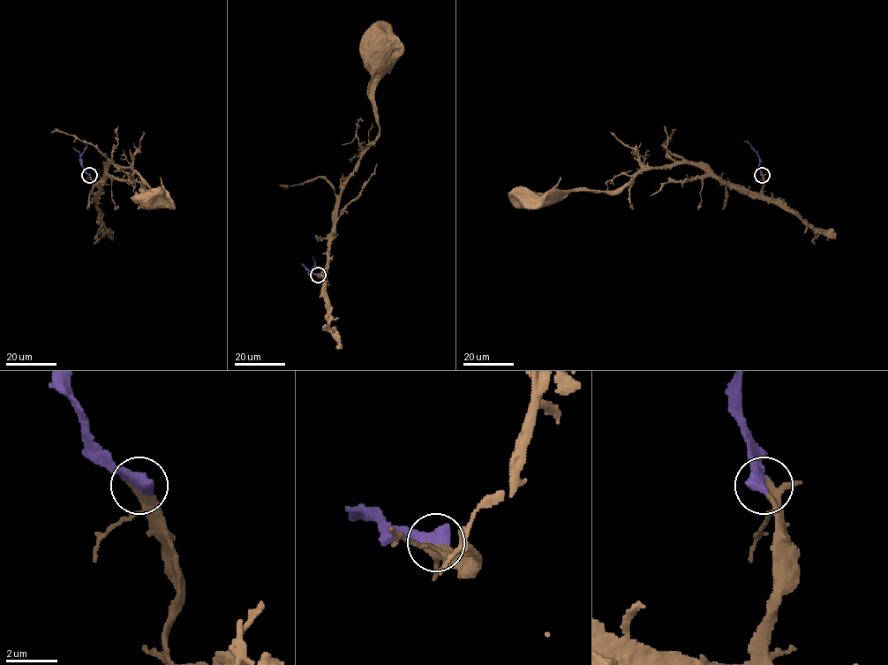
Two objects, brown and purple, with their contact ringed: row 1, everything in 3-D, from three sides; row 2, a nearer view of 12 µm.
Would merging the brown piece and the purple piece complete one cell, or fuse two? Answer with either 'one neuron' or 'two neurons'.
one neuron

